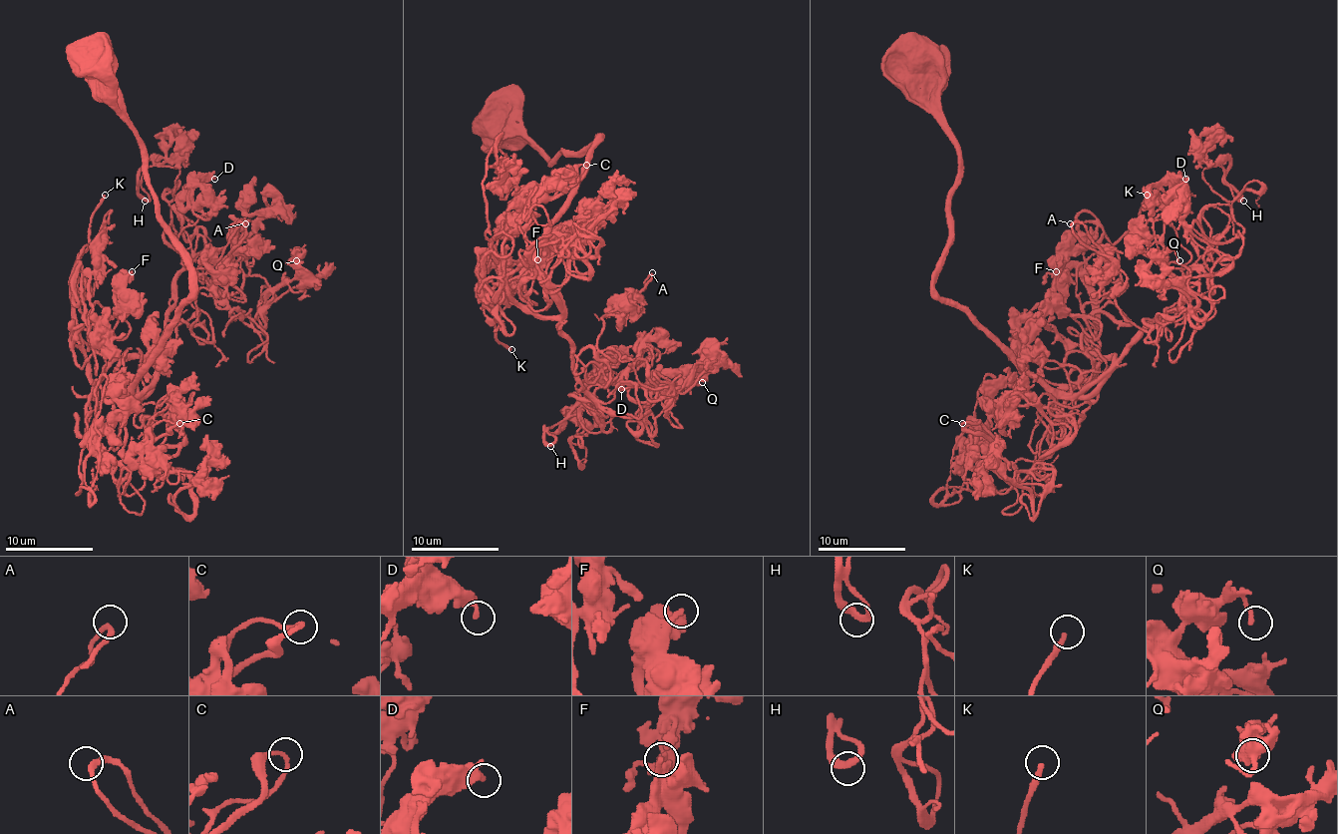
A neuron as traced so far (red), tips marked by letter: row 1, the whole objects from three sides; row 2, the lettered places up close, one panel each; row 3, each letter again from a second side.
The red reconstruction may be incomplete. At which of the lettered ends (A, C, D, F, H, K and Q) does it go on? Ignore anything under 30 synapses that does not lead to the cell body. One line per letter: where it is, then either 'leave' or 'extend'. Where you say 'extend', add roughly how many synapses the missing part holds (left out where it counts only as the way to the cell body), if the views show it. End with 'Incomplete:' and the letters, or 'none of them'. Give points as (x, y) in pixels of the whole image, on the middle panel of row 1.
A: place (652, 272); leave
C: place (586, 165); leave
D: place (621, 389); leave
F: place (537, 259); leave
H: place (550, 446); leave
K: place (511, 349); extend; 90 synapses
Q: place (702, 382); leave
Incomplete: K

